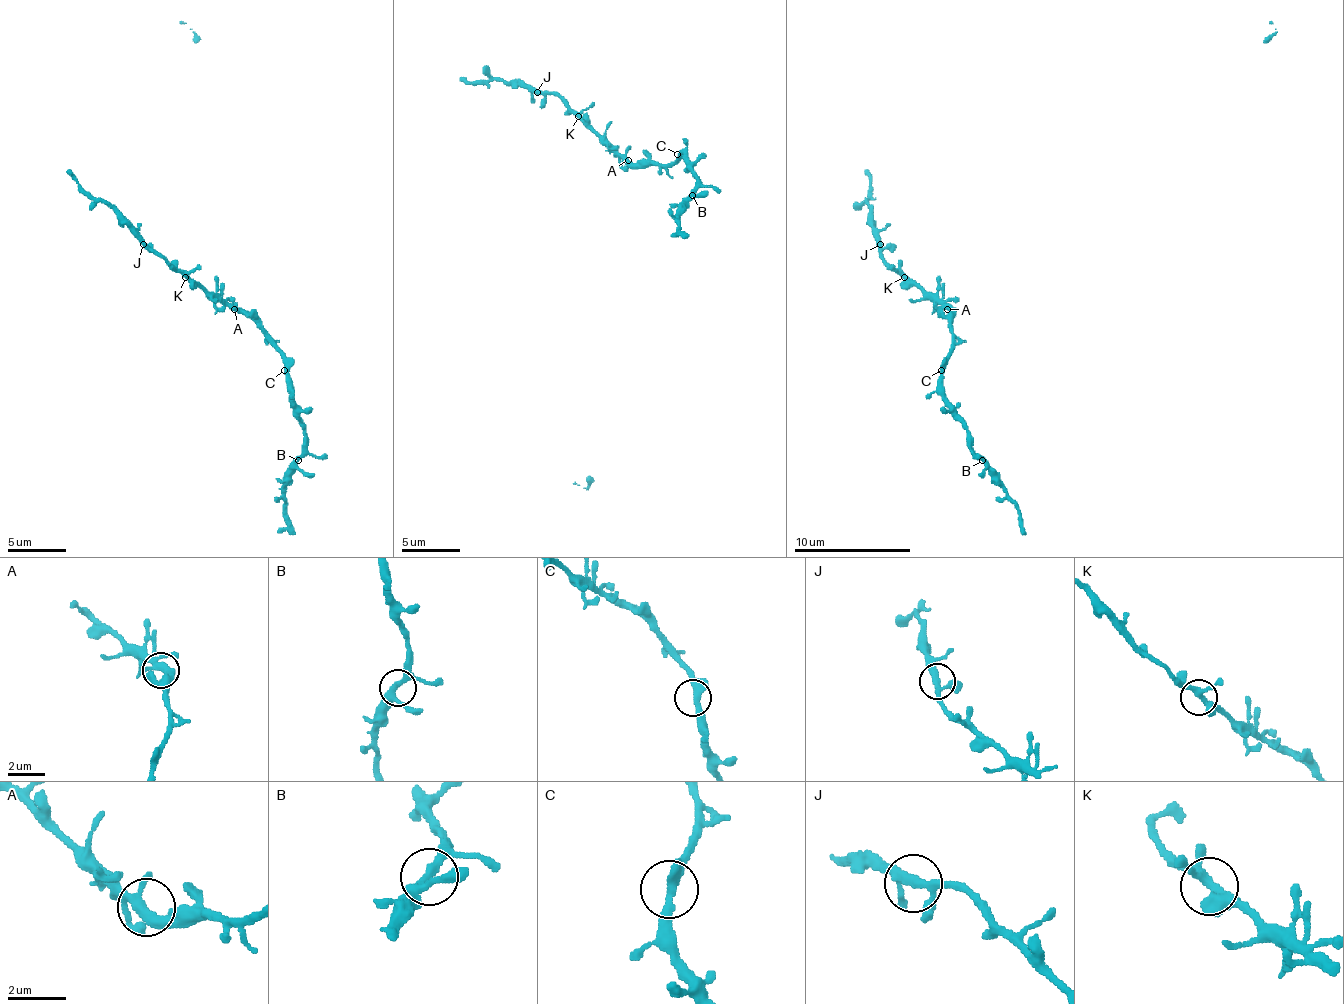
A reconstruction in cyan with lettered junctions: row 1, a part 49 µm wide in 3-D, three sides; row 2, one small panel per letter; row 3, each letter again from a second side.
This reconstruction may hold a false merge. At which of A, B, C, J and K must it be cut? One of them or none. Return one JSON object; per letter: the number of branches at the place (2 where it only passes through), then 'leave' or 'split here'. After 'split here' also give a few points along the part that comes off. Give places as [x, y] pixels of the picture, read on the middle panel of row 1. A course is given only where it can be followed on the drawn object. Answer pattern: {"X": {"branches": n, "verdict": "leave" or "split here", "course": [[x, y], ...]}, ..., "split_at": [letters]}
{"A": {"branches": 4, "verdict": "leave"}, "B": {"branches": 3, "verdict": "leave"}, "C": {"branches": 3, "verdict": "leave"}, "J": {"branches": 3, "verdict": "leave"}, "K": {"branches": 3, "verdict": "leave"}, "split_at": []}

